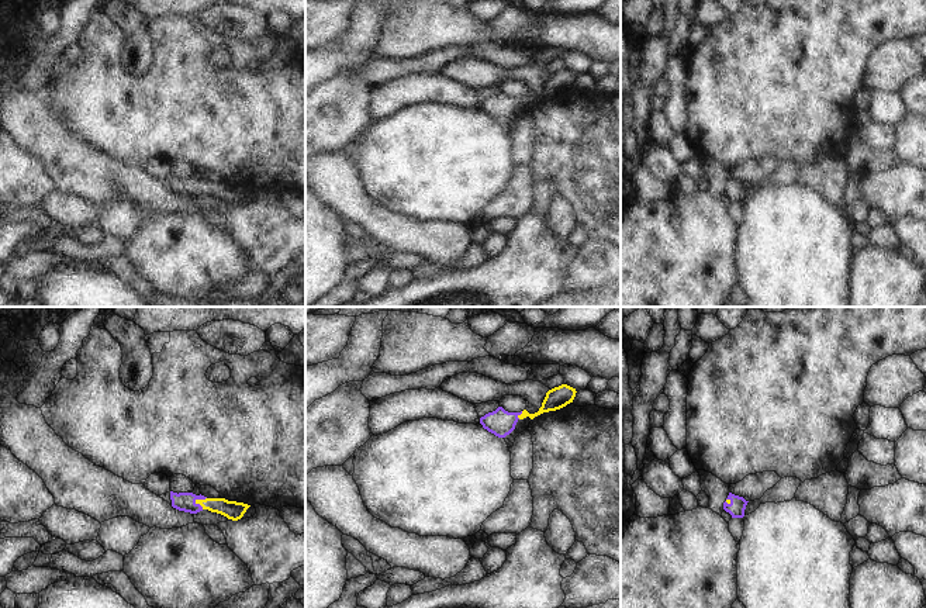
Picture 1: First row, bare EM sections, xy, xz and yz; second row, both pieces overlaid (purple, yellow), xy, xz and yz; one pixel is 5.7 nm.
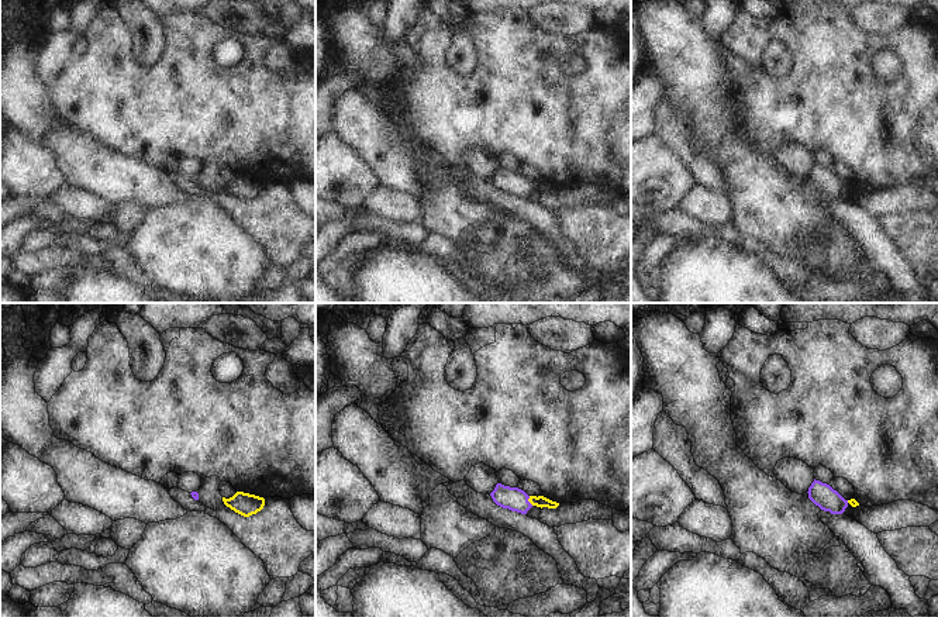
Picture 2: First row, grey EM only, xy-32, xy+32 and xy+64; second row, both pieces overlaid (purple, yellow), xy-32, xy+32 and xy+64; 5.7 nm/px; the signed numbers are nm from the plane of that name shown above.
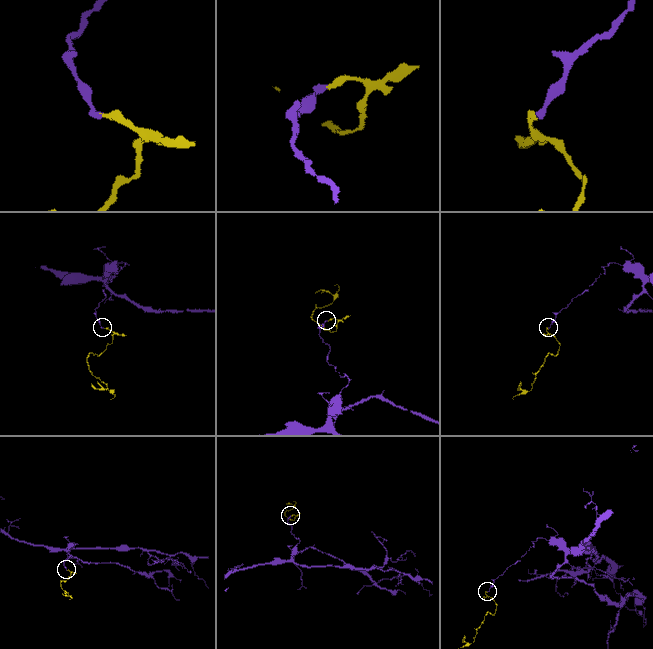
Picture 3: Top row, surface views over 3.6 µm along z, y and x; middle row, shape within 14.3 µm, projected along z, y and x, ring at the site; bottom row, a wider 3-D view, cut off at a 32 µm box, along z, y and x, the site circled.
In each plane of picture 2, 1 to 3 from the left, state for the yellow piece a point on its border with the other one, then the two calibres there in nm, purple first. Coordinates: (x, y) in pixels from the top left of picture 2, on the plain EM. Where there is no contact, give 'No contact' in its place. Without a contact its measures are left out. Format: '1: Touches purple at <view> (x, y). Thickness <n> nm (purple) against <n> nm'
1: No contact
2: Touches purple at xy+32 (527, 185). Thickness 140 nm (purple) against 70 nm
3: No contact.

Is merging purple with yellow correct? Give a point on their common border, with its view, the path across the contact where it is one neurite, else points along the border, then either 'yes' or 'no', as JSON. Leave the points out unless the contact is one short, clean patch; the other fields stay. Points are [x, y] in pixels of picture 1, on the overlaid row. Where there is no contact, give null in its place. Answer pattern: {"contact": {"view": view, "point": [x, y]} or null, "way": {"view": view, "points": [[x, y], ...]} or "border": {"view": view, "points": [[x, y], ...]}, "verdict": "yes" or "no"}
{"contact": {"view": "xy", "point": [200, 498]}, "way": {"view": "xy", "points": [[183, 501], [200, 498], [232, 510]]}, "verdict": "yes"}

